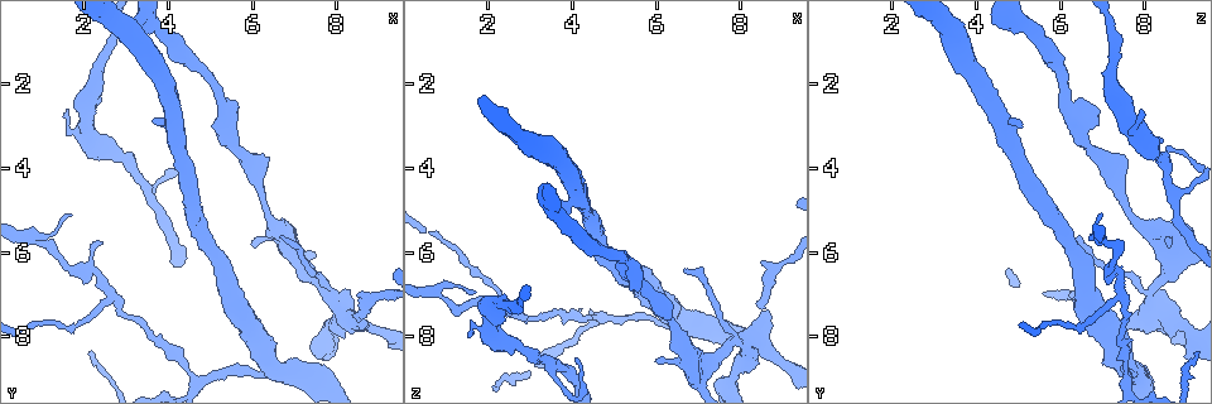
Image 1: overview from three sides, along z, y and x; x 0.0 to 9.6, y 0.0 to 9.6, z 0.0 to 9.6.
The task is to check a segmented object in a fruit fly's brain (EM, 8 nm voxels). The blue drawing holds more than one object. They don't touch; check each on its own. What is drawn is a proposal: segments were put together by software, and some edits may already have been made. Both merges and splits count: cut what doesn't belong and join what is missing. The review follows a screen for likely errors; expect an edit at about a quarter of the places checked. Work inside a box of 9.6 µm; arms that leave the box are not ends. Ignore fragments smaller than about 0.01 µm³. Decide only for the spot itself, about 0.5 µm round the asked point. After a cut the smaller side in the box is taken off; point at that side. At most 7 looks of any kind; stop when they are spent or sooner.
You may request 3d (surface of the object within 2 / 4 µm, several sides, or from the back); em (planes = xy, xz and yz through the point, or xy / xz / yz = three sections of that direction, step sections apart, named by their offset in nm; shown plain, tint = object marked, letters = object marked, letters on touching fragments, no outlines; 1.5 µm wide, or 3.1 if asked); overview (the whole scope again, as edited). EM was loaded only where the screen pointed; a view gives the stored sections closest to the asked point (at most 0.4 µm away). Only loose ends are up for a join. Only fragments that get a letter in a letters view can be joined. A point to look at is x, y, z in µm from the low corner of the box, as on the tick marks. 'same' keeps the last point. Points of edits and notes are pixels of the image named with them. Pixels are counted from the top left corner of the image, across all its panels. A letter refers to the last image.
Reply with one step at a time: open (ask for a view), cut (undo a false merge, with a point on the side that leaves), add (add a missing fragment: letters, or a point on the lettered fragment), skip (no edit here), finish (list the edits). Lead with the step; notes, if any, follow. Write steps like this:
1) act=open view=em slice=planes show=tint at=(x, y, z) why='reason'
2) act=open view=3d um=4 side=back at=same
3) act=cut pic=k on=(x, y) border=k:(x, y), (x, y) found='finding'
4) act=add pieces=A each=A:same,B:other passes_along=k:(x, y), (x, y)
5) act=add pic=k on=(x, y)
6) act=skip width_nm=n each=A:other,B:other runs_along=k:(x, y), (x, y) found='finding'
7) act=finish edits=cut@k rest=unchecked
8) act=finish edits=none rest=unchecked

act=open view=em slice=planes show=letters at=(4.10, 3.50, 8.55) why='free end'

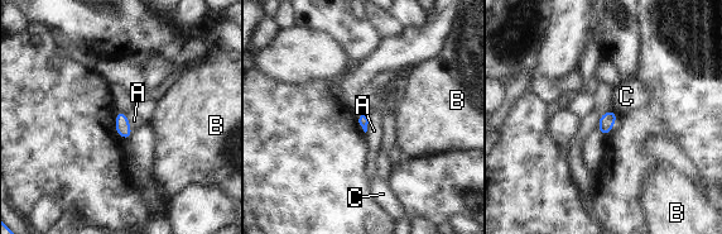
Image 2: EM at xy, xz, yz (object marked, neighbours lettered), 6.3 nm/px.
act=skip each=A:other,B:other,C:other border=2:(125, 114), (131, 132) found='no lettered fragment goes on from it'

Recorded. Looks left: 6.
act=open view=3d um=2 at=(6.05, 5.90, 8.55)

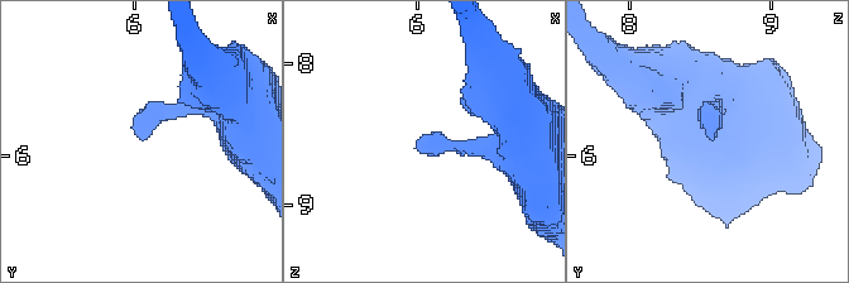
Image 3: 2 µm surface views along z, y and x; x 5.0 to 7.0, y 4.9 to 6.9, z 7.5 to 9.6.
act=open view=em slice=planes show=tint at=(6.02, 5.88, 8.56) why='shape alone is not enough'

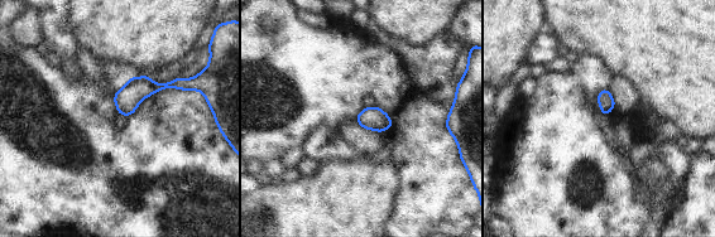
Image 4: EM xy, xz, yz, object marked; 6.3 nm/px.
act=open view=em slice=planes show=letters at=same why='see the neighbours'

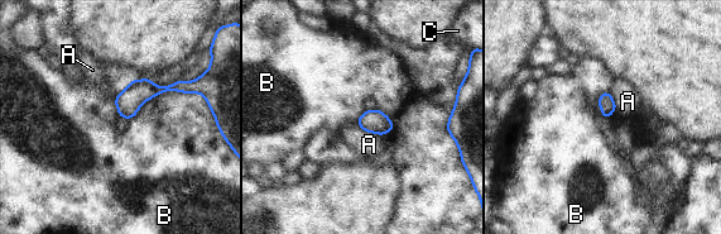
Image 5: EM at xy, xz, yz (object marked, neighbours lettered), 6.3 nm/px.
act=skip longest_contact=B:550nm each=A:other,B:other,C:other runs_along=5:(188, 89), (140, 90), (118, 101) found='no lettered fragment goes on from it'

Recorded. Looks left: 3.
act=open view=3d um=2 at=(1.60, 2.55, 7.95) why='tapers out'

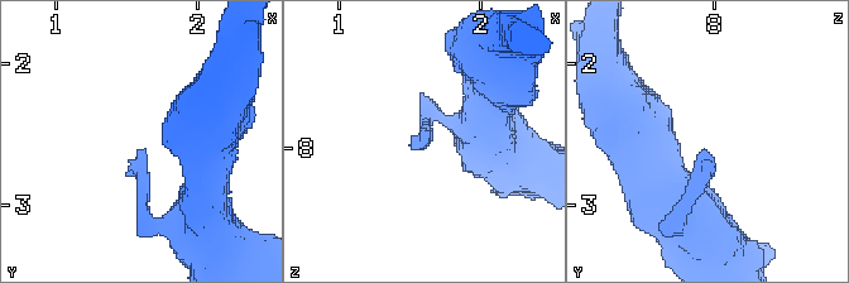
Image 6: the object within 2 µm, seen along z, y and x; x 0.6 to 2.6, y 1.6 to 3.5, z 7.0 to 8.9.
act=open view=em slice=planes show=tint at=(1.62, 2.62, 7.96) why='need the tissue'

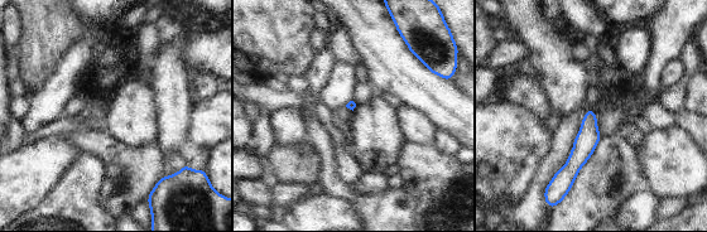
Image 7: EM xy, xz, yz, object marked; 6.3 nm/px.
act=open view=em slice=planes show=letters at=same

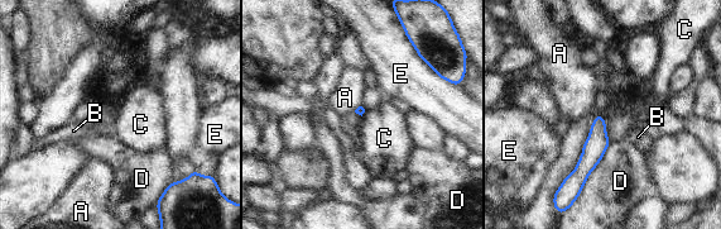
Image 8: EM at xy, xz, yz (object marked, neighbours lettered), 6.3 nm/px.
act=skip longest_contact=D:420nm each=A:other,B:other,C:other,D:other,E:other runs_along=8:(599, 118), (597, 143), (576, 186) found='no lettered fragment goes on from it'

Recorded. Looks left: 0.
act=finish edits=none rest=unchecked

